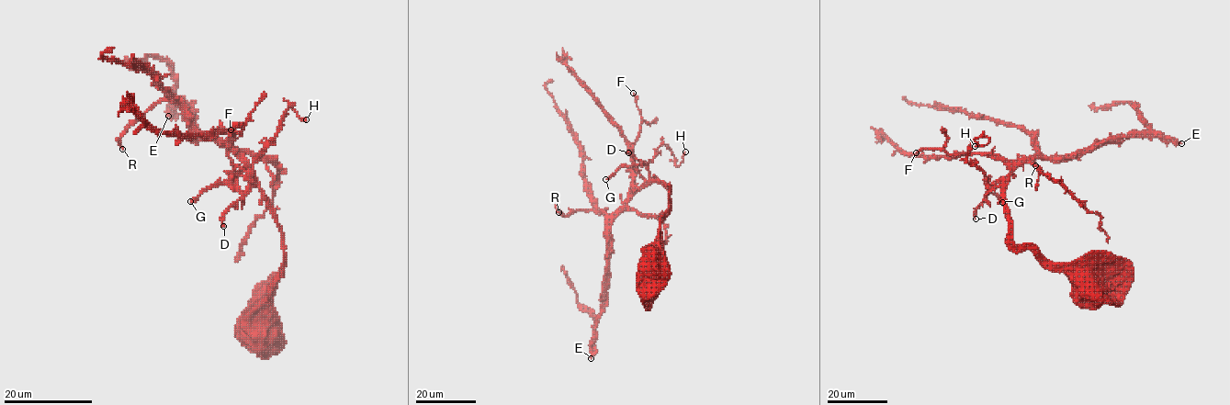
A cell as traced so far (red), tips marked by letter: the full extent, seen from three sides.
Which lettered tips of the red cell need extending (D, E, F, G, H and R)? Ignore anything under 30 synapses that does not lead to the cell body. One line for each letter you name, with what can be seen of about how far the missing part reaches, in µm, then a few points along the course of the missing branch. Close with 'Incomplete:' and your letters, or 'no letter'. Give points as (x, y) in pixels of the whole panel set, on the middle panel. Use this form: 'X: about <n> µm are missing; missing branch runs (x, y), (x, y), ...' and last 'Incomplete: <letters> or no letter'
G: about 30 µm are missing; missing branch runs (605, 179), (597, 174), (589, 174), (570, 186), (576, 179)
Incomplete: G

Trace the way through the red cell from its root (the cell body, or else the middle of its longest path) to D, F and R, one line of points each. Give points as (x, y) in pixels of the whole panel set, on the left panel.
D: (260, 319), (270, 286), (282, 272), (284, 238), (276, 211), (255, 178), (247, 191), (223, 214), (223, 226)
F: (260, 319), (282, 272), (284, 238), (253, 172), (231, 147), (231, 132), (242, 125), (231, 129)
R: (260, 319), (282, 272), (284, 238), (253, 172), (169, 100), (127, 129), (122, 149)

